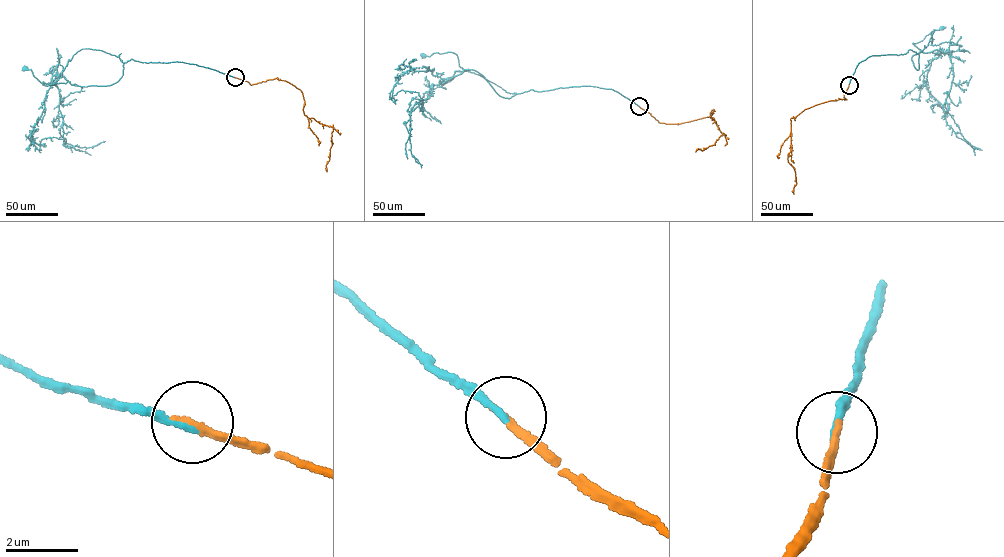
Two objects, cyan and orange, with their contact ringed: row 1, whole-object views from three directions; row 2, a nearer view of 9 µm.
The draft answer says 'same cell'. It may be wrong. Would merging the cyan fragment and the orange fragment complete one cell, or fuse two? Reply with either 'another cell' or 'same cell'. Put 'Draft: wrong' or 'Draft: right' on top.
Draft: right
same cell

